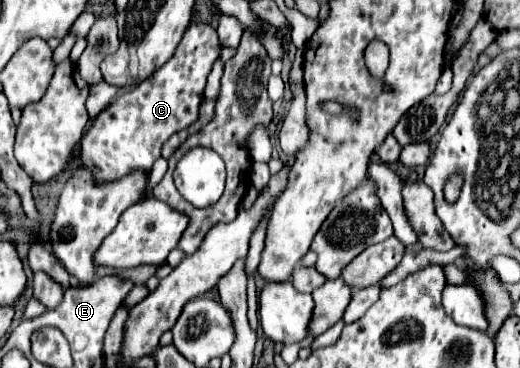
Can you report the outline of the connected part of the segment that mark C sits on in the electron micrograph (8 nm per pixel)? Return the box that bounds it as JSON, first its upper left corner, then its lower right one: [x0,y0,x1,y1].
[81,22,222,181]

